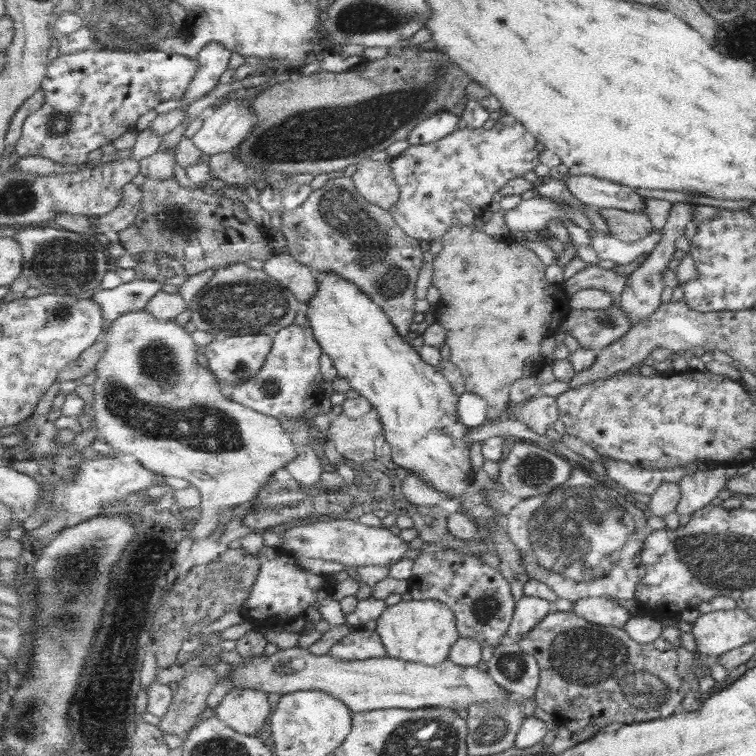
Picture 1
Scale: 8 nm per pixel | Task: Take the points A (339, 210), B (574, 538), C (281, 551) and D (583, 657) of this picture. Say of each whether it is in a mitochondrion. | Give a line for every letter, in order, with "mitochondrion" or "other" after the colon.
A: mitochondrion
B: mitochondrion
C: other
D: mitochondrion

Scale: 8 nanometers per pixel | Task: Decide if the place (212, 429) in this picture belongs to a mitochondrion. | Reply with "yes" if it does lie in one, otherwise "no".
yes

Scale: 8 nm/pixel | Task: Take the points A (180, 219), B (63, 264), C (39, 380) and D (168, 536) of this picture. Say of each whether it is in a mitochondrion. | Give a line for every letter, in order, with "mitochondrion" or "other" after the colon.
A: mitochondrion
B: mitochondrion
C: other
D: other

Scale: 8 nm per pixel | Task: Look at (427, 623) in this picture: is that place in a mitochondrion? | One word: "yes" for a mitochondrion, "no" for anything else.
no

